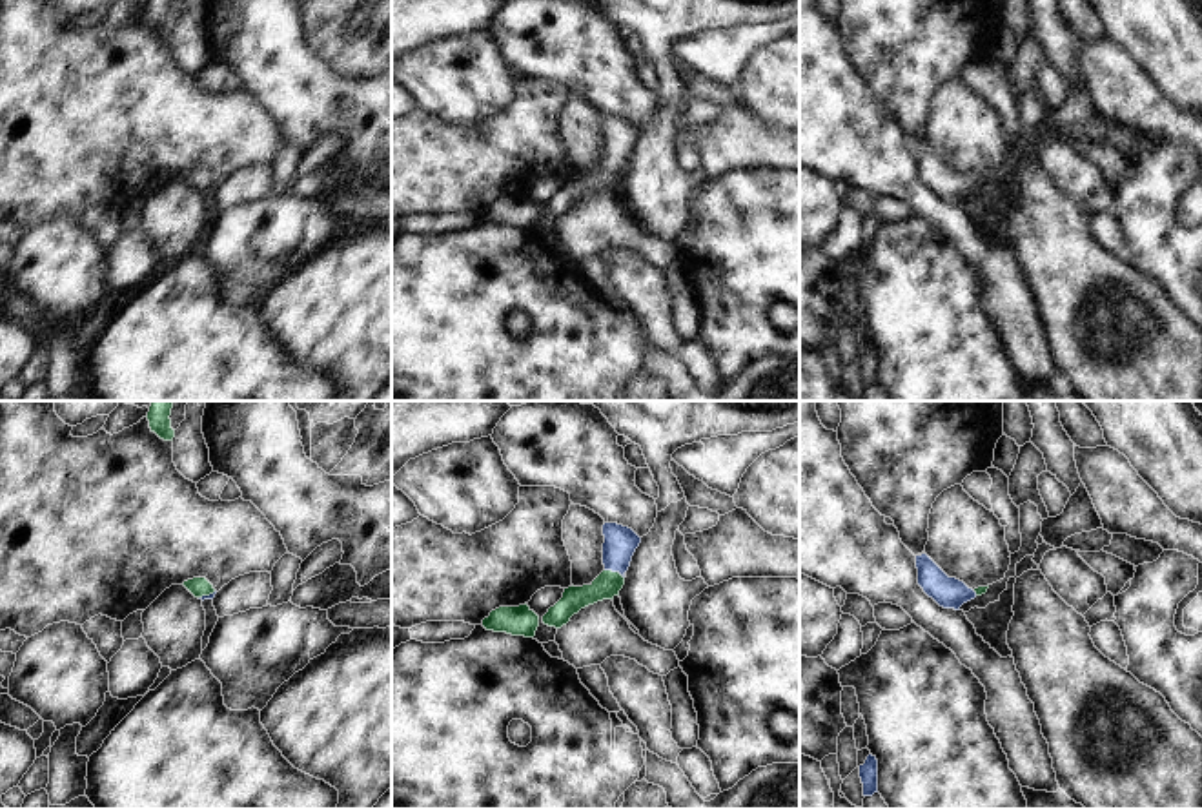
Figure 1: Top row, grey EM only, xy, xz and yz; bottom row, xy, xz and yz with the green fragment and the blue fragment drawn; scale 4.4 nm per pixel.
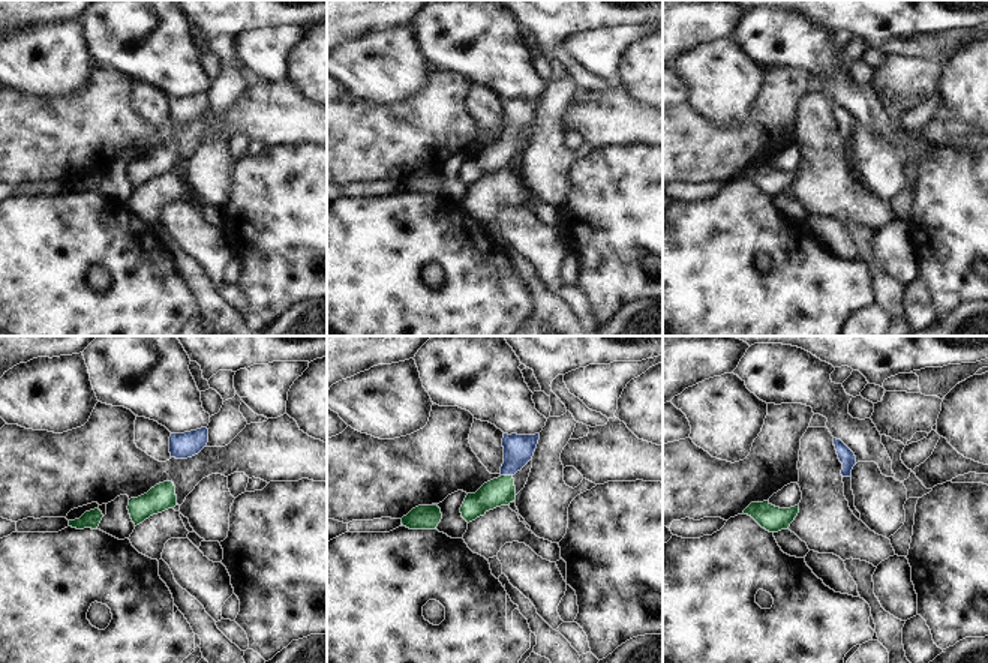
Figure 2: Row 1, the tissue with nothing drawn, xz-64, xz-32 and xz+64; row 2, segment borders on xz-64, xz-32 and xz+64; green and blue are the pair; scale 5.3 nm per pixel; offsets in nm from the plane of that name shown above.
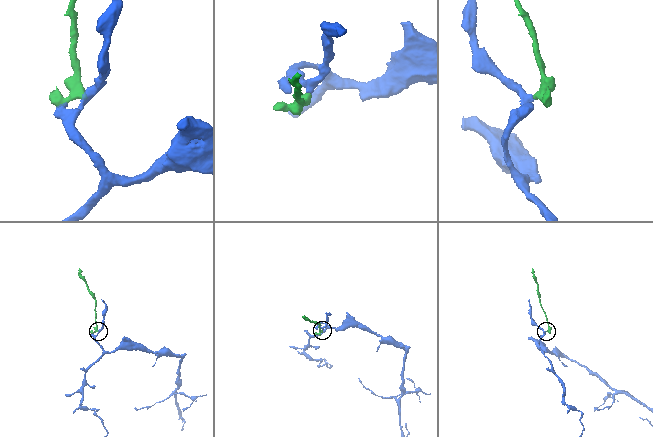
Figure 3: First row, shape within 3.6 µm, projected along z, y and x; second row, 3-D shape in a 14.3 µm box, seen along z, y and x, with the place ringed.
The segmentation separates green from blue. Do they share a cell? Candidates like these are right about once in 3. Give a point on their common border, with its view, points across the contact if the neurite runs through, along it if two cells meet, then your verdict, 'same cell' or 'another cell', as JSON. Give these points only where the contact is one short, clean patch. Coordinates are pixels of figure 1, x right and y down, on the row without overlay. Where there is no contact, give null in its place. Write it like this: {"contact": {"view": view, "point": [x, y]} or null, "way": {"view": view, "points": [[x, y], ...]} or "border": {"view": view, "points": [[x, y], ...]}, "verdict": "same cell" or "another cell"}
{"contact": {"view": "xz", "point": [614, 164]}, "way": {"view": "xz", "points": [[609, 175], [614, 164], [620, 135]]}, "verdict": "same cell"}

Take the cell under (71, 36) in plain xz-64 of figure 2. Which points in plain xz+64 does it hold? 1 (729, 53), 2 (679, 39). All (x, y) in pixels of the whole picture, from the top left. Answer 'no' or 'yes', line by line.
1: yes
2: no

